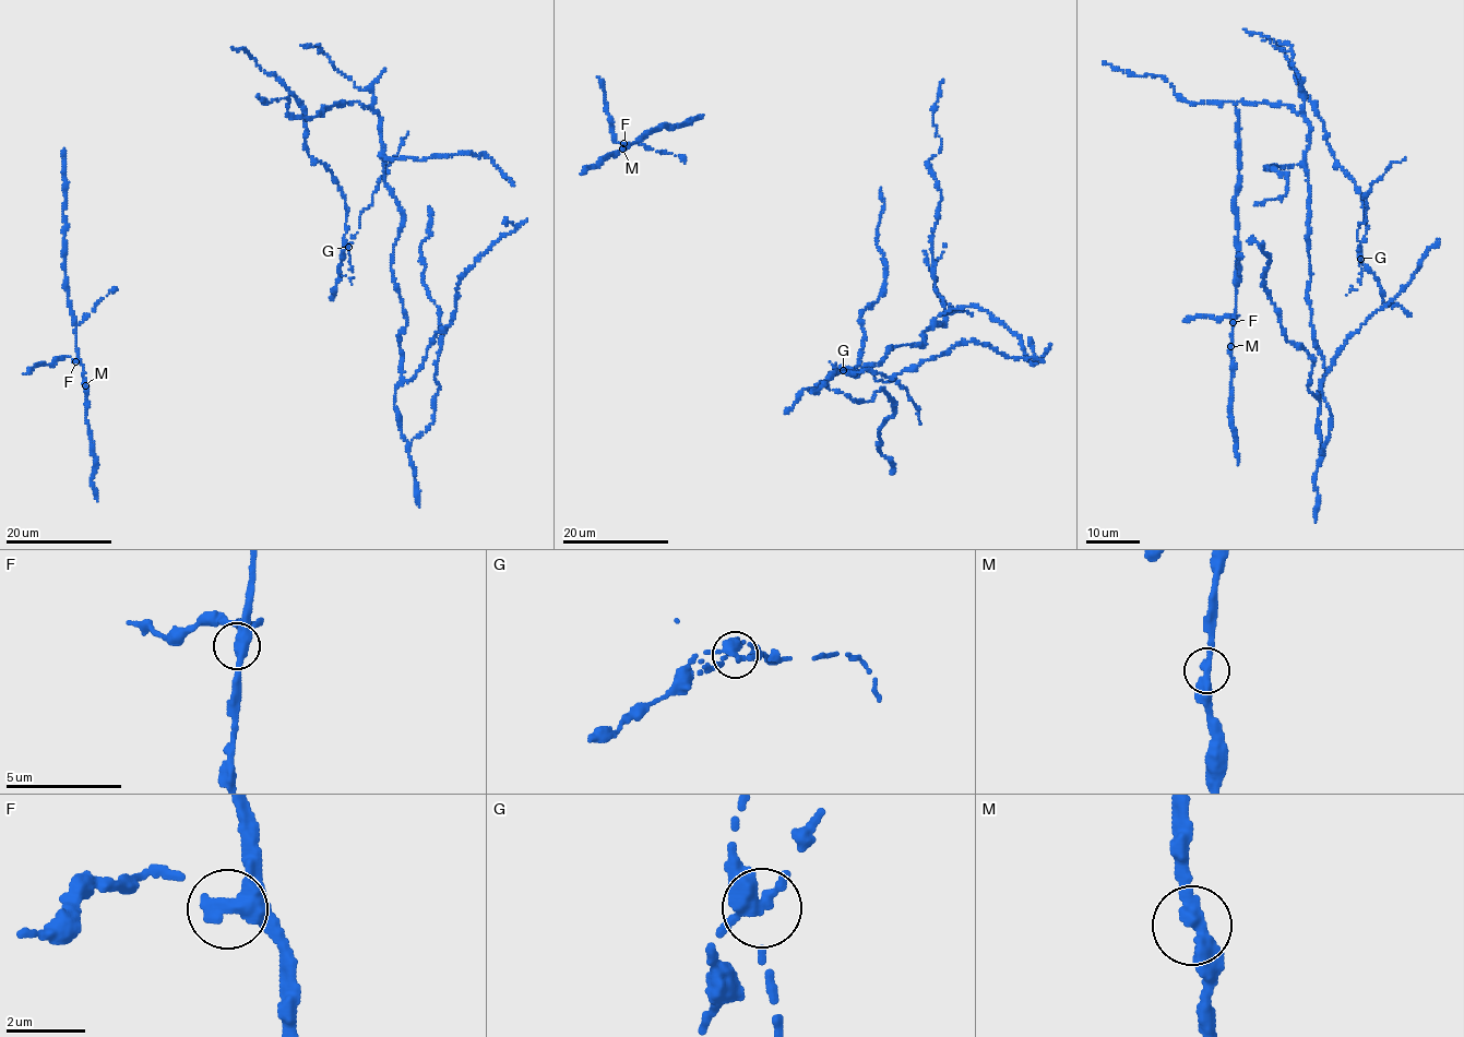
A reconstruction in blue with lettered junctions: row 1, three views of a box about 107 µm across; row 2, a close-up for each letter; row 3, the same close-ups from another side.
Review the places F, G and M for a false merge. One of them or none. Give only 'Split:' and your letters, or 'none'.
Split: G

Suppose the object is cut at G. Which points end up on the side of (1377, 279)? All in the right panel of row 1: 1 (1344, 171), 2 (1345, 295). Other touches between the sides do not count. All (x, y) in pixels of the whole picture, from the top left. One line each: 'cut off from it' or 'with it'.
1: with it
2: cut off from it

